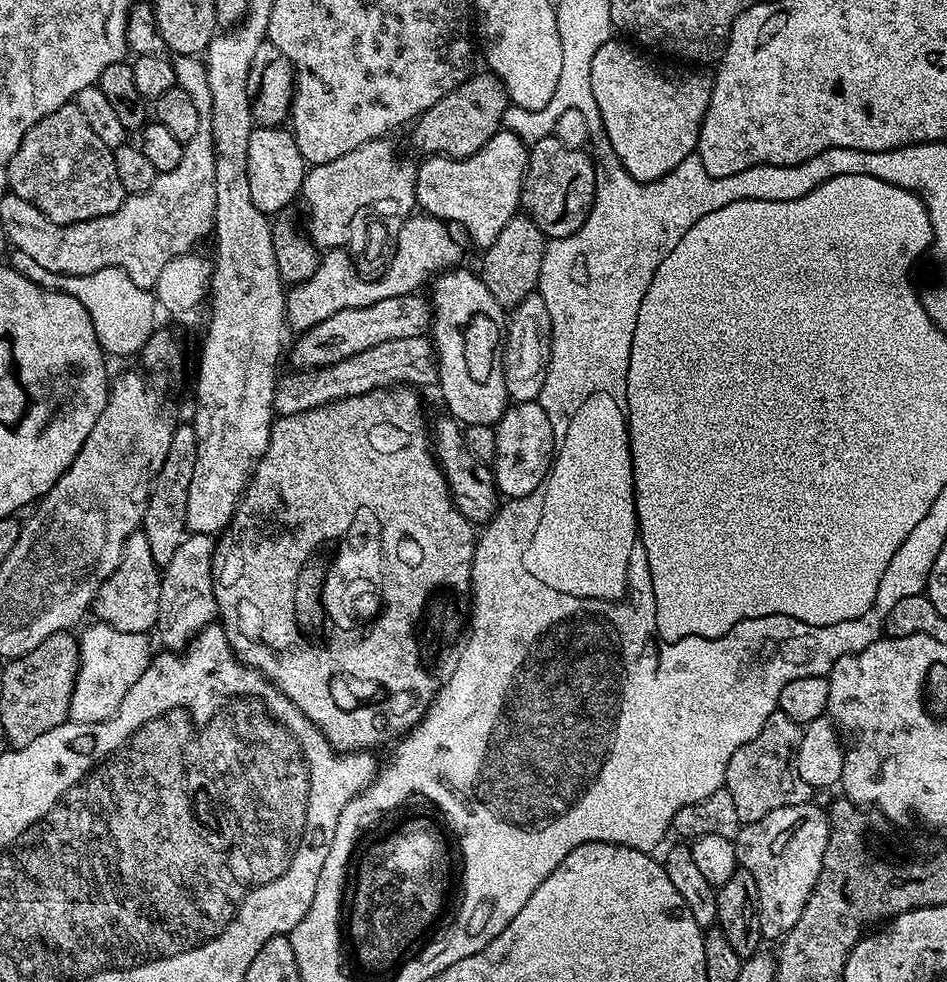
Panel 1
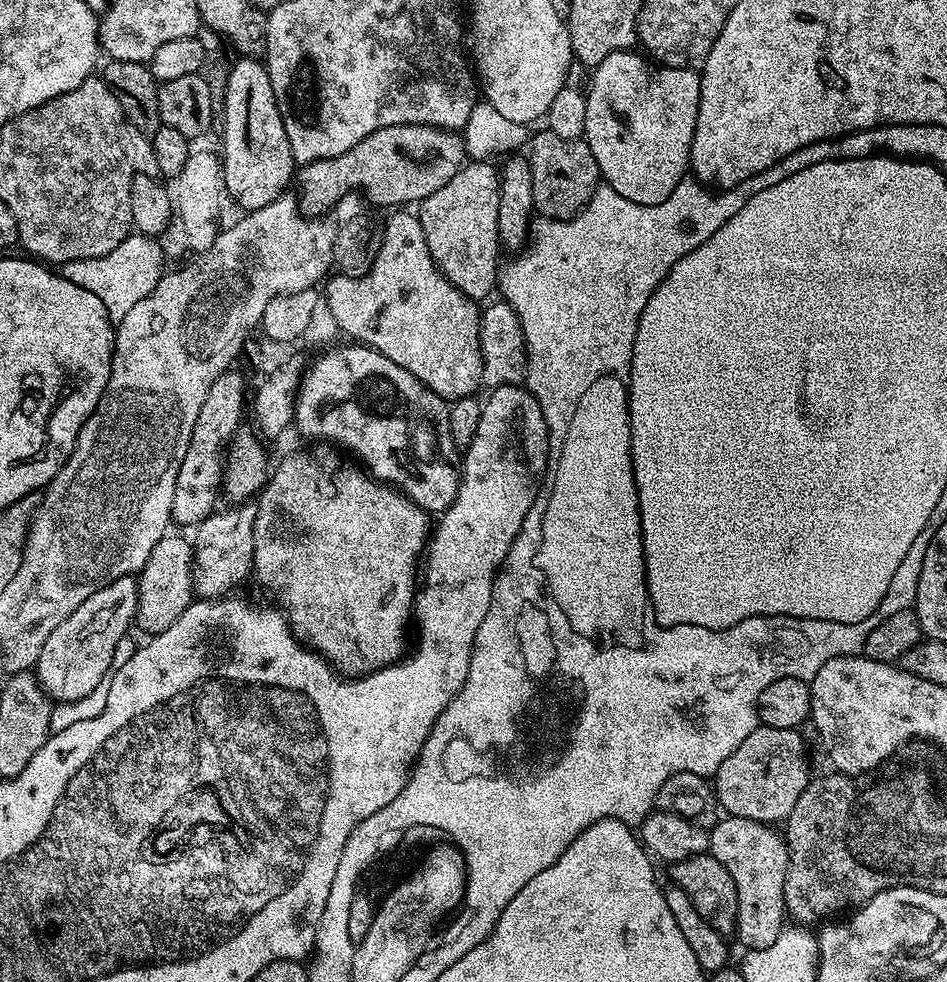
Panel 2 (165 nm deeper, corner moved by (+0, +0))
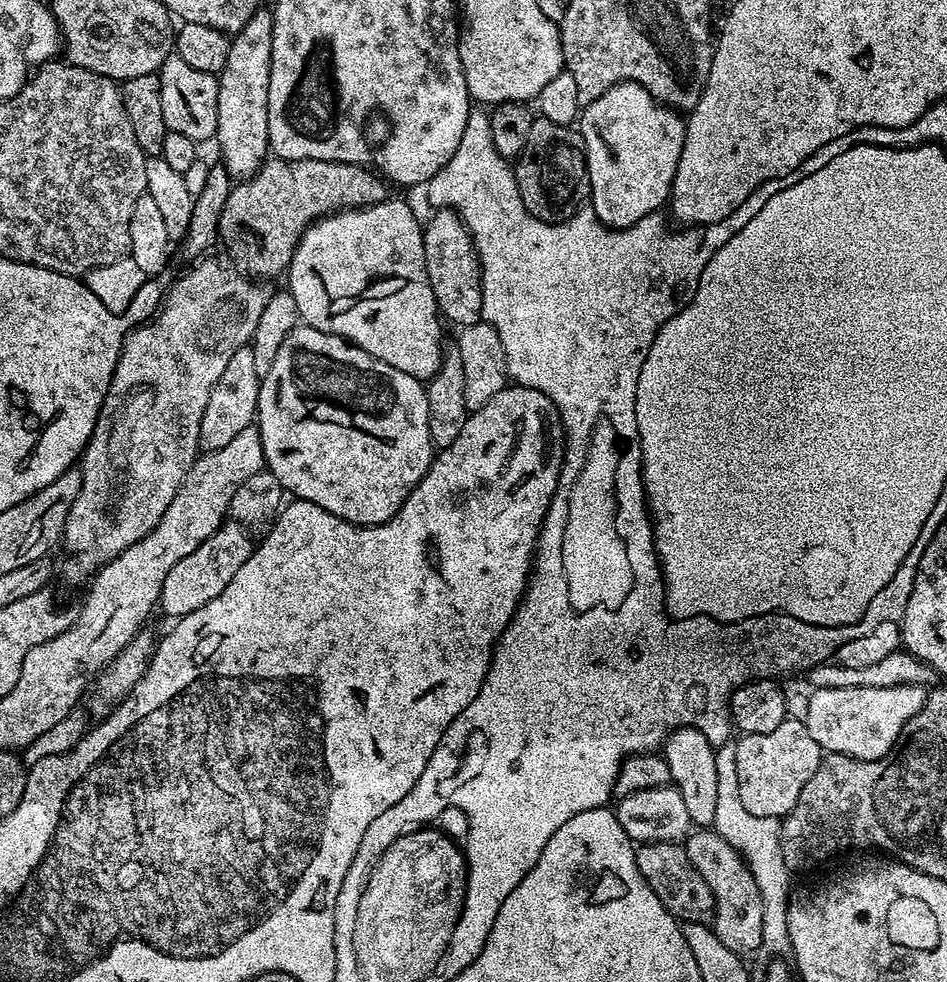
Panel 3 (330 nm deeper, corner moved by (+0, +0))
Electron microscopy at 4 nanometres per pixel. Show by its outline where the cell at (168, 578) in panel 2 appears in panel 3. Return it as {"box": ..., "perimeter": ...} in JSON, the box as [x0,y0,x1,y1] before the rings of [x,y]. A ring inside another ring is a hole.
{"box":[159,522,254,618],"perimeter":[[[225,522],[219,530],[206,542],[194,550],[194,554],[186,554],[182,562],[178,562],[166,574],[166,582],[162,582],[160,591],[159,611],[164,611],[171,618],[179,618],[198,610],[198,606],[206,606],[210,598],[218,598],[226,586],[230,586],[230,578],[238,574],[242,562],[250,558],[254,551],[254,540],[243,524]],[[252,539],[252,540],[251,540]]]}

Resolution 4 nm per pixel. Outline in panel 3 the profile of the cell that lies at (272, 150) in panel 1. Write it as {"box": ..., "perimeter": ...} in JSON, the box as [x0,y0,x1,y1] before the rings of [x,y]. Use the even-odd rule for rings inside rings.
{"box":[215,6,273,178],"perimeter":[[[260,6],[239,32],[233,35],[228,48],[226,66],[218,74],[218,126],[215,143],[220,143],[219,159],[223,161],[228,175],[247,178],[269,159],[268,147],[268,87],[270,86],[270,58],[273,57],[273,16],[271,9]]]}

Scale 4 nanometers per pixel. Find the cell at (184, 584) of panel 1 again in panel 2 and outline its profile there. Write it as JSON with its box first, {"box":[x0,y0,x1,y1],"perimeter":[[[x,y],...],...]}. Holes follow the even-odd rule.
{"box":[192,502,256,600],"perimeter":[[[240,502],[207,516],[201,524],[195,525],[194,563],[192,566],[192,586],[197,597],[218,600],[233,591],[235,584],[248,578],[252,555],[254,554],[254,518],[256,506],[252,502]]]}

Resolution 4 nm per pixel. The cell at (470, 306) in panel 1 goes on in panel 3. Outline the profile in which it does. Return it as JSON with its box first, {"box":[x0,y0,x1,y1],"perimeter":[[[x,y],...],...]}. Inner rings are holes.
{"box":[286,198,445,382],"perimeter":[[[389,198],[381,204],[349,208],[316,221],[294,250],[286,279],[286,291],[298,302],[300,320],[307,327],[341,336],[366,354],[386,362],[386,366],[394,366],[394,370],[402,370],[402,374],[410,374],[410,378],[421,382],[431,380],[438,370],[445,325],[426,274],[424,229],[406,201]]]}

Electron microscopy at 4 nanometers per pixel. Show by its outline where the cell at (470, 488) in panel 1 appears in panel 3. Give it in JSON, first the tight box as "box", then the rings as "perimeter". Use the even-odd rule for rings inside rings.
{"box":[254,326,434,526],"perimeter":[[[307,326],[296,327],[286,338],[286,342],[278,346],[278,355],[275,356],[274,363],[260,381],[254,424],[260,430],[267,471],[272,472],[274,478],[278,478],[285,493],[306,502],[314,502],[314,506],[322,506],[322,510],[330,510],[330,514],[349,520],[352,524],[371,526],[389,520],[404,505],[404,499],[408,497],[414,485],[430,470],[434,459],[434,449],[430,438],[428,393],[425,385],[419,380],[410,378],[410,374],[402,374],[402,370],[394,370],[394,366],[386,366],[386,362],[366,354],[355,344],[349,344],[348,341],[343,340],[341,336],[326,334],[322,330],[314,330]]]}

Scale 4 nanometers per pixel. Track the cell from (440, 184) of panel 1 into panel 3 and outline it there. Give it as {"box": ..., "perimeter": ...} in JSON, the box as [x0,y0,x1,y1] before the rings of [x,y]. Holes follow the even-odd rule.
{"box":[423,210,482,326],"perimeter":[[[436,210],[431,213],[432,221],[423,225],[424,249],[426,250],[426,274],[430,278],[430,286],[434,290],[434,298],[440,307],[441,317],[449,325],[463,326],[478,324],[482,320],[482,278],[480,277],[480,257],[476,254],[476,247],[472,235],[468,232],[460,215],[451,210]]]}

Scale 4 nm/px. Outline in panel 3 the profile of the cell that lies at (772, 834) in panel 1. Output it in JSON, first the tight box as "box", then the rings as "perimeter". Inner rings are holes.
{"box":[683,828,764,954],"perimeter":[[[712,828],[689,832],[683,845],[694,870],[702,874],[706,886],[710,886],[716,899],[716,916],[710,927],[718,934],[718,942],[723,942],[729,950],[741,954],[756,951],[759,953],[764,942],[762,898],[759,897],[758,886],[755,885],[755,879],[744,857]]]}

